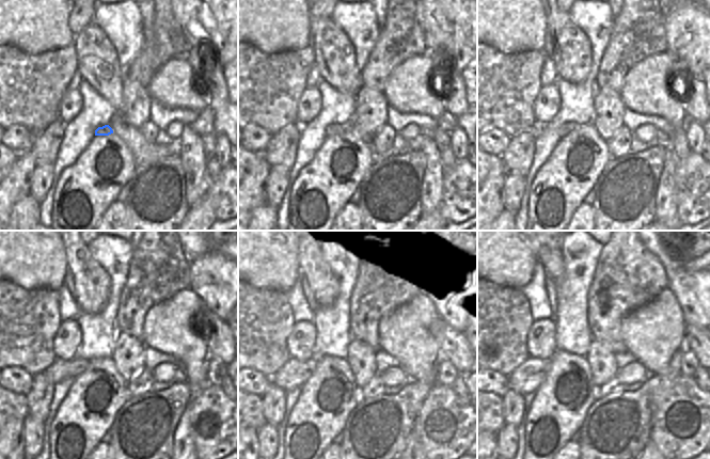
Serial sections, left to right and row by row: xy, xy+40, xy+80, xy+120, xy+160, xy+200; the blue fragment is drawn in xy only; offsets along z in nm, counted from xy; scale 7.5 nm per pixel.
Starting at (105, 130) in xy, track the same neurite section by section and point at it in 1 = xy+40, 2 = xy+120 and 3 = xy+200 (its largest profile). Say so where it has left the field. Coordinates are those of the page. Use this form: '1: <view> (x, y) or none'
1: xy+40 (333, 129)
2: xy+120 (60, 369)
3: xy+200 (530, 375)

